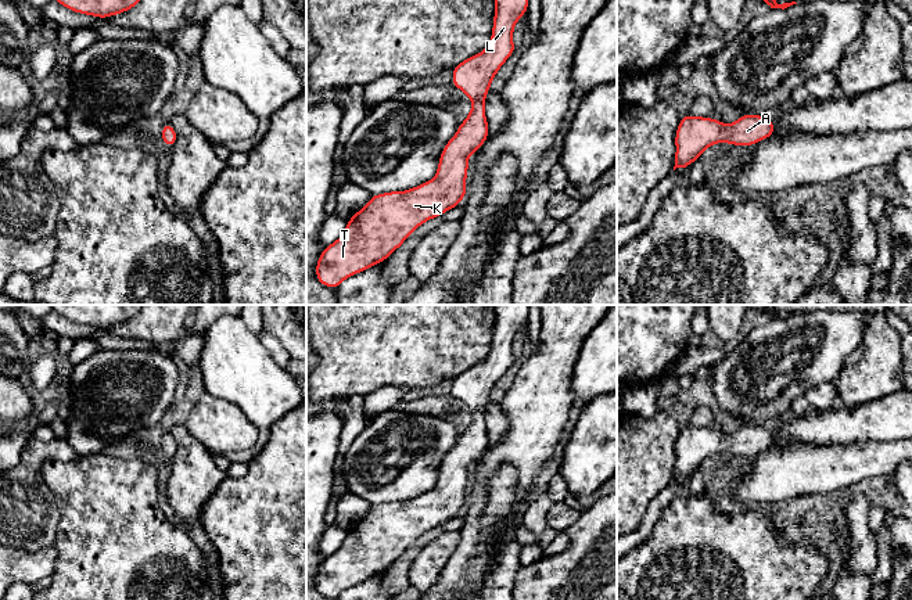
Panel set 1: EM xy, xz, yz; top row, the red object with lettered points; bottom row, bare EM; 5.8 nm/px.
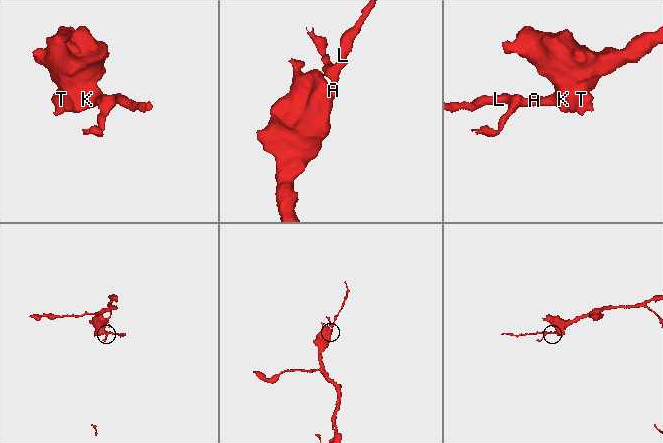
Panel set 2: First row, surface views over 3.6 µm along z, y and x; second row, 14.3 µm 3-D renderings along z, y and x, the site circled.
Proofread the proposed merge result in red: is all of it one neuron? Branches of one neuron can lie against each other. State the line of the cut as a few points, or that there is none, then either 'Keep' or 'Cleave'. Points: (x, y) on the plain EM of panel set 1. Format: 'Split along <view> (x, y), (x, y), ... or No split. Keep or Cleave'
No split. Keep

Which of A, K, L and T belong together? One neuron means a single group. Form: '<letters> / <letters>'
A K L T

